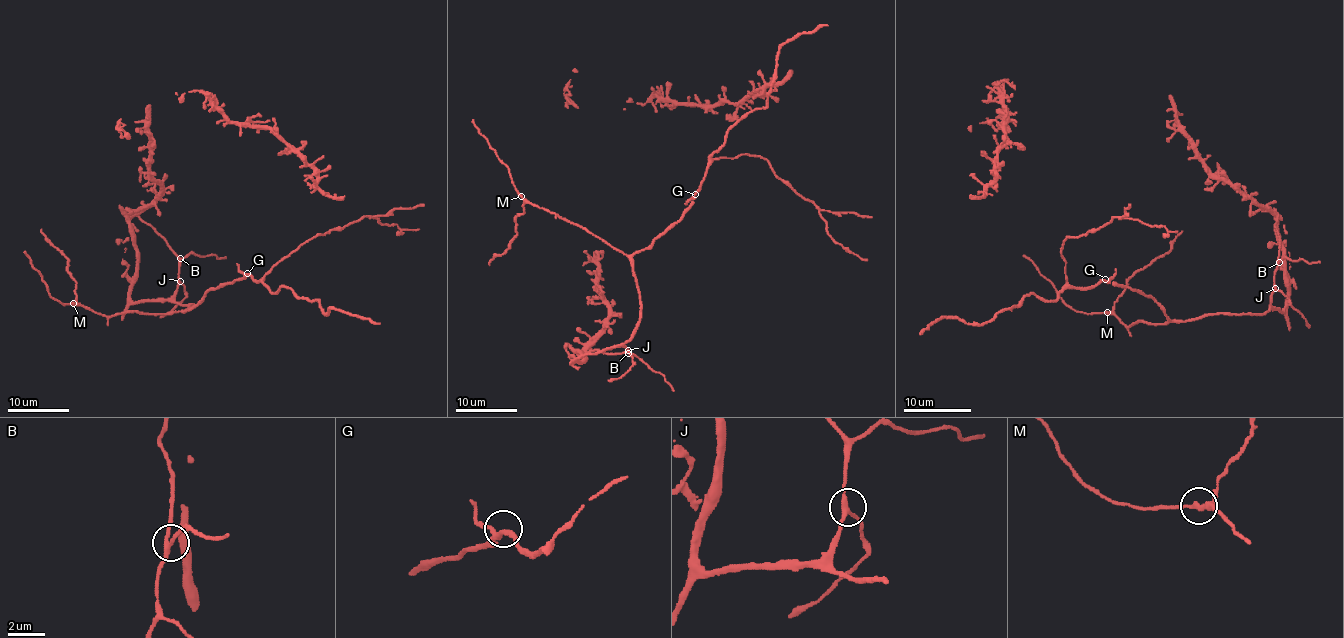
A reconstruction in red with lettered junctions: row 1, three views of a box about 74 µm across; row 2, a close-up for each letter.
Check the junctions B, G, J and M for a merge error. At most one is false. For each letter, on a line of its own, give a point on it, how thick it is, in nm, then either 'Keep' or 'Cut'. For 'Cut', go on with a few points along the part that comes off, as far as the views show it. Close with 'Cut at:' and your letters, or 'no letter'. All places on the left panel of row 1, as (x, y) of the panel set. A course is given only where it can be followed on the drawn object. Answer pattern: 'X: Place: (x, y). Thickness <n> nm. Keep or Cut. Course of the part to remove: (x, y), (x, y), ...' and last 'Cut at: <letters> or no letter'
B: Place: (180, 258). Thickness 240 nm. Keep
G: Place: (247, 273). Thickness 220 nm. Keep
J: Place: (180, 281). Thickness 220 nm. Keep
M: Place: (73, 303). Thickness 220 nm. Keep
Cut at: no letter

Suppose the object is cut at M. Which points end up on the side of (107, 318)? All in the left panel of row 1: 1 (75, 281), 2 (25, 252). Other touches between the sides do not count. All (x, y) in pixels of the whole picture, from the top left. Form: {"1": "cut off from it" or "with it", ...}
{"1": "with it", "2": "cut off from it"}

